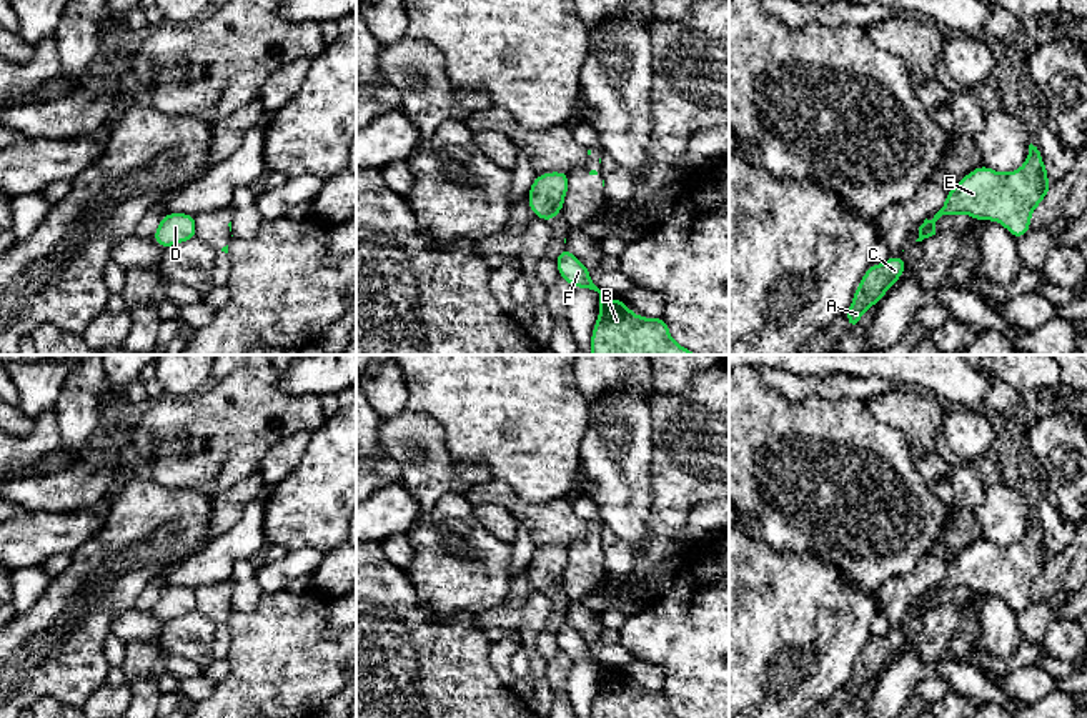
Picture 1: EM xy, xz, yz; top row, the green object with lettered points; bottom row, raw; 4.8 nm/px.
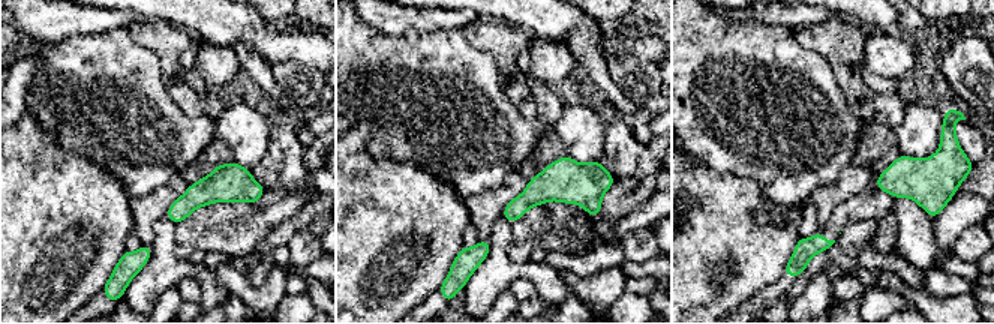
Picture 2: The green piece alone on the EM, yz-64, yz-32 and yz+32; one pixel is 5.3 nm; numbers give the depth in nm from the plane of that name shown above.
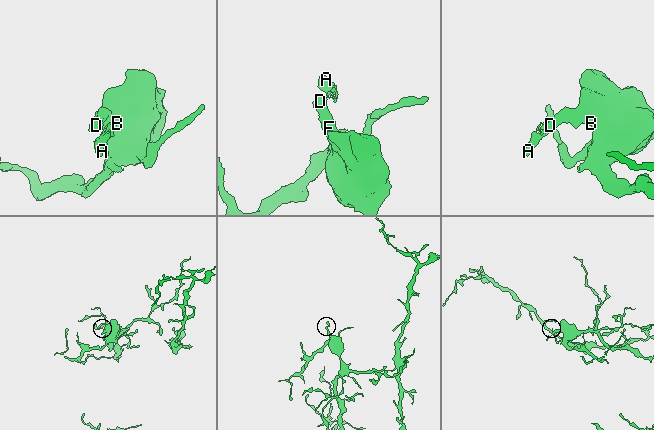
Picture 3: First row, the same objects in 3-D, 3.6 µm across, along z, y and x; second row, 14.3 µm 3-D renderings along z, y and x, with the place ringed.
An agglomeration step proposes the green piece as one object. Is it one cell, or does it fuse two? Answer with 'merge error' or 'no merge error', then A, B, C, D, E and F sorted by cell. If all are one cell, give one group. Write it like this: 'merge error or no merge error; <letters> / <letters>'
merge error; A C / B D E F

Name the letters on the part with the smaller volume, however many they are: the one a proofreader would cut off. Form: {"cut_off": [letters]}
{"cut_off": ["A", "C"]}

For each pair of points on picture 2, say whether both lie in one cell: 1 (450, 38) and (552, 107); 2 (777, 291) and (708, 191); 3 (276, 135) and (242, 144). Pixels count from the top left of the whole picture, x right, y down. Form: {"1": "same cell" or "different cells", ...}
{"1": "different cells", "2": "different cells", "3": "different cells"}

